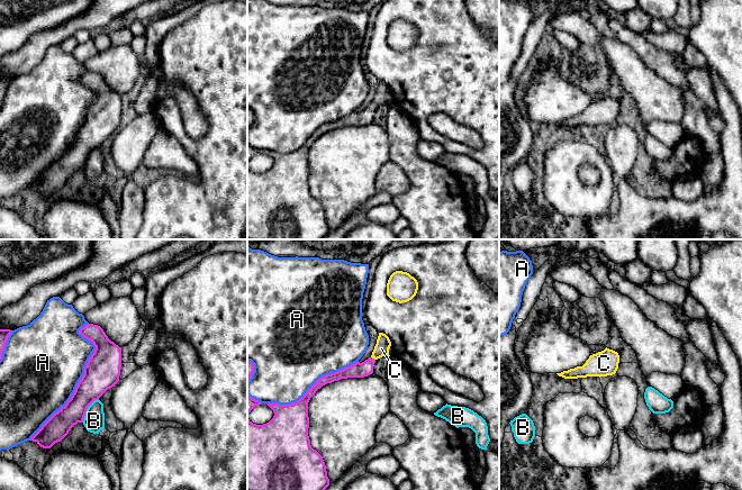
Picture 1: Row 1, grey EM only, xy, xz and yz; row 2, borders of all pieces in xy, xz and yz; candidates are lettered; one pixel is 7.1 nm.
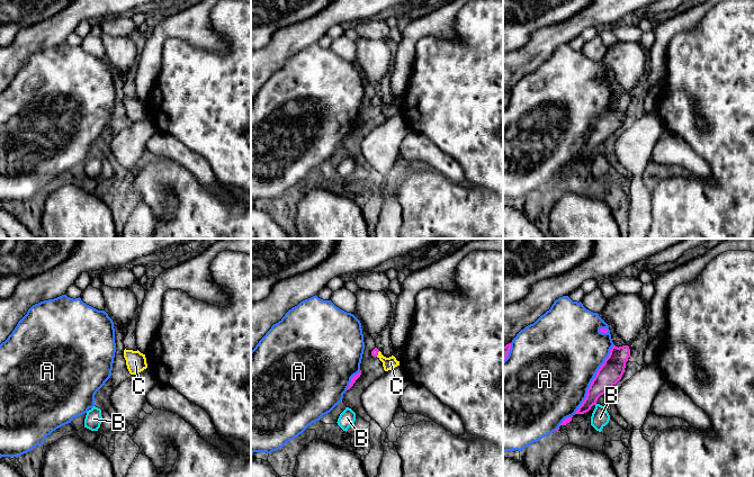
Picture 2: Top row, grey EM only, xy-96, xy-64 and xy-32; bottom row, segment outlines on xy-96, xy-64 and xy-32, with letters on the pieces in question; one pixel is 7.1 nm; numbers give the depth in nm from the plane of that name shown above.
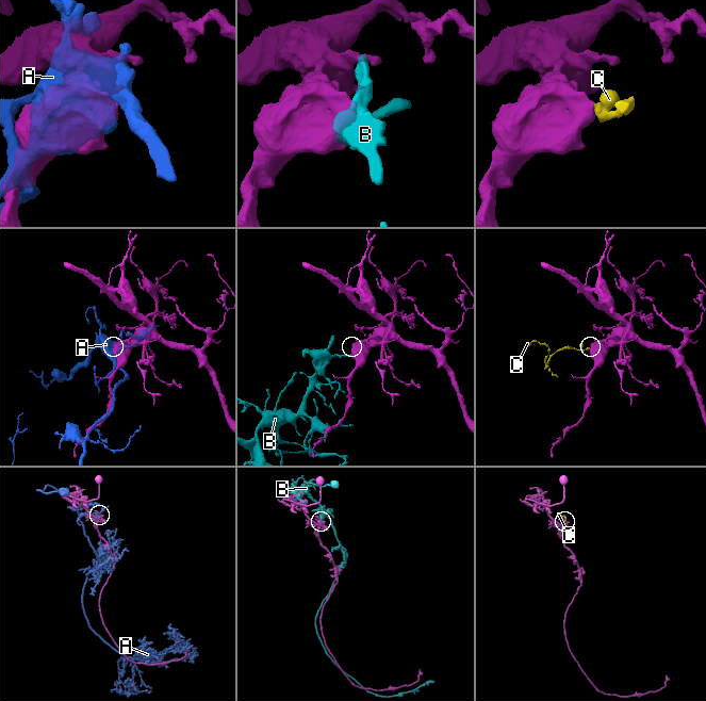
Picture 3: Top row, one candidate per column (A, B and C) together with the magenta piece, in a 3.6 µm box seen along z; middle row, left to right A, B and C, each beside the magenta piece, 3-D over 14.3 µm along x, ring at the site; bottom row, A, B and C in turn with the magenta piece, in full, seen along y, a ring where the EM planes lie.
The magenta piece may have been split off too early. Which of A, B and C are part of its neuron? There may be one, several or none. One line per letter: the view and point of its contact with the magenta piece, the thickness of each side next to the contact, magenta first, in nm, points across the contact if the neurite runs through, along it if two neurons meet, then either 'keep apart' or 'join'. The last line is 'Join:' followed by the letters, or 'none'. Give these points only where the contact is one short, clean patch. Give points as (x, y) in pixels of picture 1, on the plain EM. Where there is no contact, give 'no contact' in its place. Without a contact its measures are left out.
A: xy (80, 128) | 240/480 nm | keep apart
B: xy (87, 156) | 220/150 nm | keep apart
C: xz (373, 107) | 110/110 nm | across xz (358, 118), (362, 118), (373, 107), (381, 97) | join
Join: C

